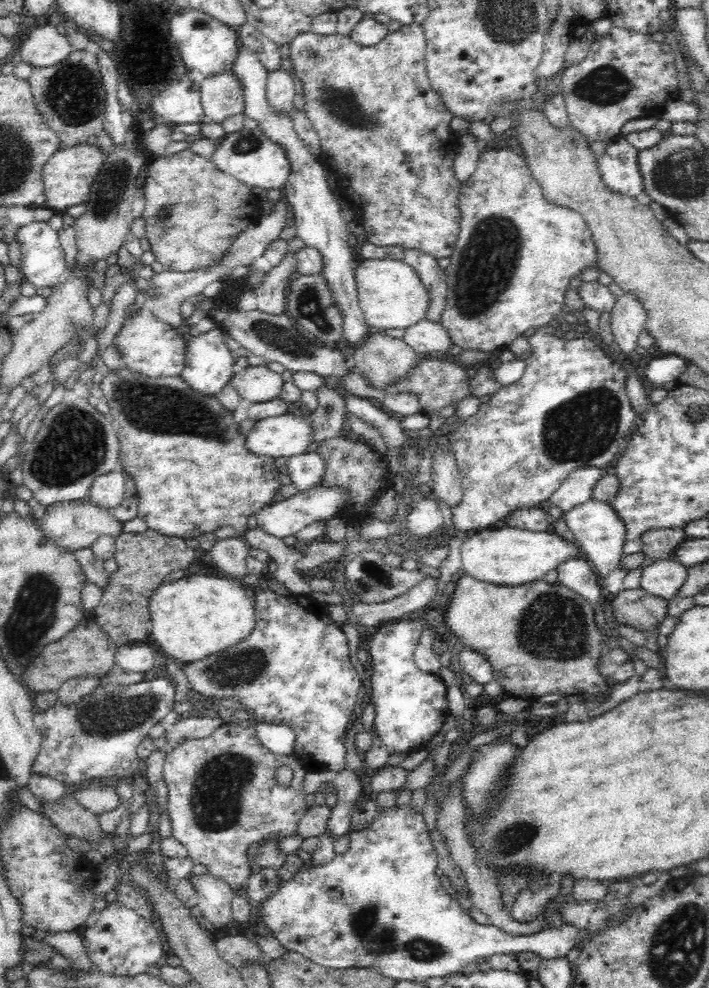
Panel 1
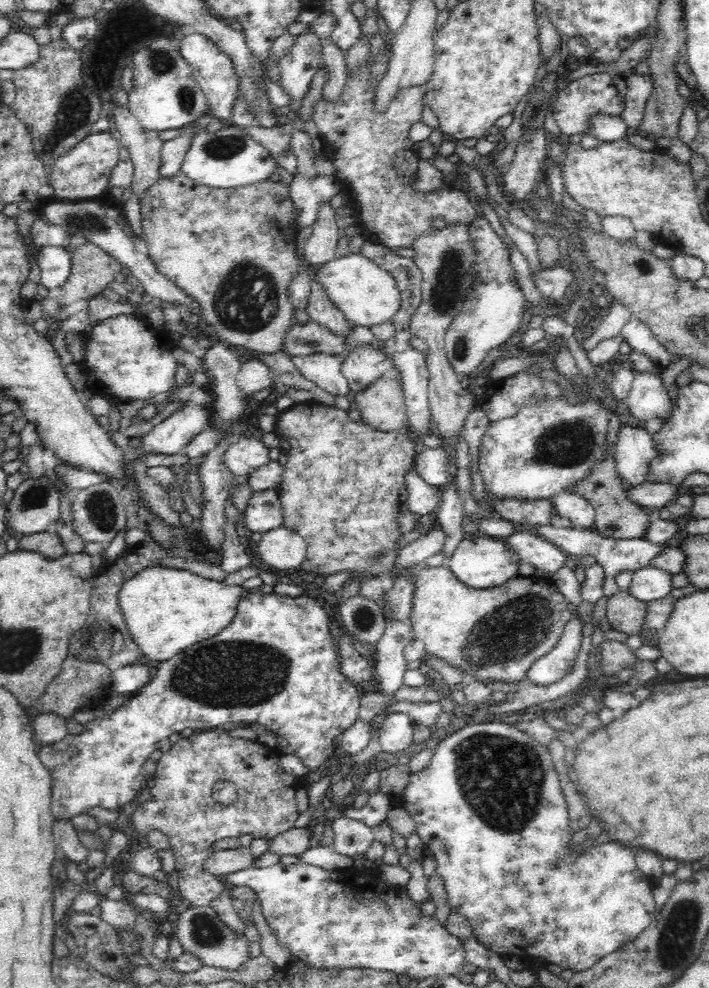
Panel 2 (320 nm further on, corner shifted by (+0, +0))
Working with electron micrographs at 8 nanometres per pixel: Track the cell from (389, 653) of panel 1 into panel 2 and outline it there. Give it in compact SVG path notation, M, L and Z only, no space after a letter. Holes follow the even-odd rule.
M392 712L383 718L379 725L381 750L395 754L413 744L413 724L405 713Z

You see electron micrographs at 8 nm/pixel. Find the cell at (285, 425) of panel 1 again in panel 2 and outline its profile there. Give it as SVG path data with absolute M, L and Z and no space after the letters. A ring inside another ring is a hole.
M251 436L240 437L225 453L226 468L242 480L255 468L269 461L269 450L262 440Z

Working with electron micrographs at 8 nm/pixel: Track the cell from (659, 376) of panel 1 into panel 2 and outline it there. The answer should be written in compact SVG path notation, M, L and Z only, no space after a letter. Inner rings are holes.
M636 373L626 399L627 410L636 422L646 423L655 418L666 418L672 411L668 391L662 385L662 378L650 373Z

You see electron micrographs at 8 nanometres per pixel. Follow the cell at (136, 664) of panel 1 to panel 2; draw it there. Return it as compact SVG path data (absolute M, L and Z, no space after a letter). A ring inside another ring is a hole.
M126 664L111 671L111 688L123 694L124 698L133 697L150 680L150 672L144 664Z

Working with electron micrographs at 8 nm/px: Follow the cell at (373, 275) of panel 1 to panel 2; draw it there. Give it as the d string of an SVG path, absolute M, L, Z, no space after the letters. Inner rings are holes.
M352 253L342 258L336 257L315 270L317 271L315 280L325 288L331 301L355 326L382 324L394 318L399 311L401 298L395 278L361 253Z

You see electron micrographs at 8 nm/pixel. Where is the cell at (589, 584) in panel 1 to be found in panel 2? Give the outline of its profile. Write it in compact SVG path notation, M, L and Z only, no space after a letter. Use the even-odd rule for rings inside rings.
M517 532L505 538L505 543L525 562L549 575L565 565L565 555L555 544L539 536Z

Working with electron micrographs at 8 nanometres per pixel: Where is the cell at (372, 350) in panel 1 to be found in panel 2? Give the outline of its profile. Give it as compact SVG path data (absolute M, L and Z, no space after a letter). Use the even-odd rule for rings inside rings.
M381 376L370 387L350 397L355 408L360 411L361 422L384 433L397 432L400 428L406 428L407 409L404 403L404 389L400 378L394 376Z

